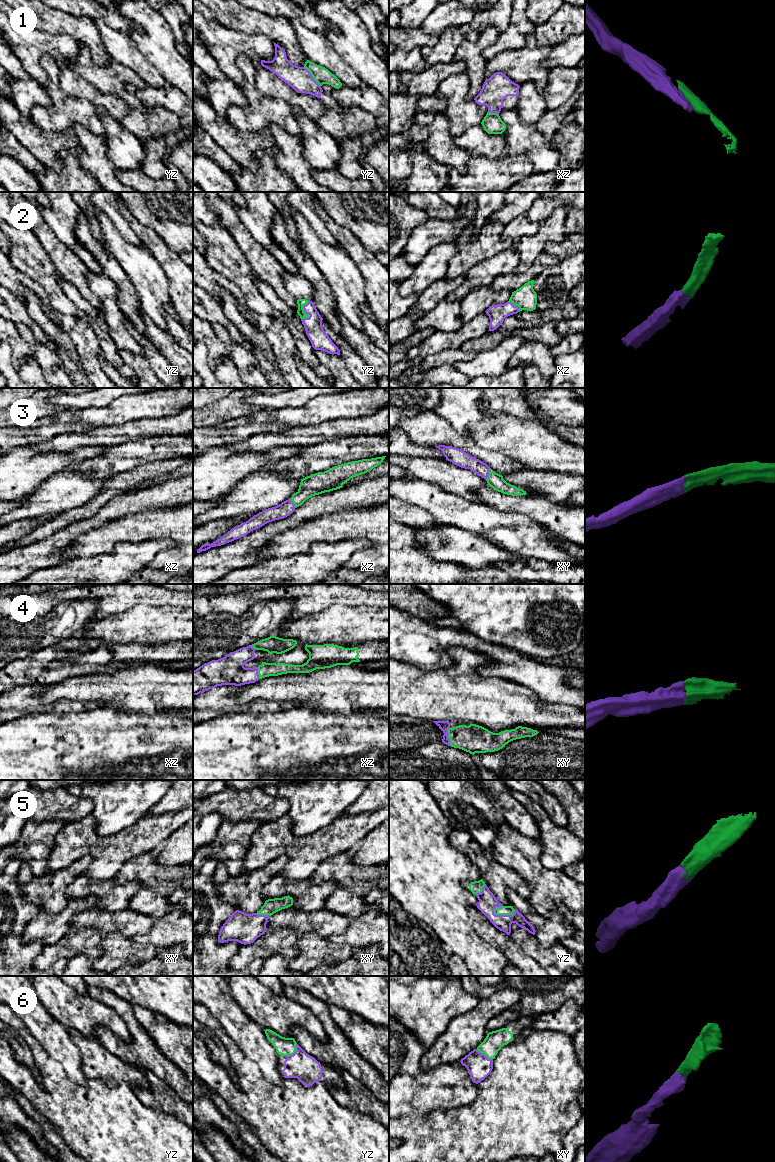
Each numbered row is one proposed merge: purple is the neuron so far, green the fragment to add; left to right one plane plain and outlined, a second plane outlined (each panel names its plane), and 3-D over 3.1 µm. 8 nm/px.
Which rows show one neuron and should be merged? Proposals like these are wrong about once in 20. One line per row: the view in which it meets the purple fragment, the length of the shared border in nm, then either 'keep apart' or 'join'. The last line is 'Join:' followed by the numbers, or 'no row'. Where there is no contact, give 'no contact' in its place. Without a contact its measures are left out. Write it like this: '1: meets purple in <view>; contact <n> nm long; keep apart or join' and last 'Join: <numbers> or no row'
1: meets purple in yz; contact 220 nm long; join
2: meets purple in yz; contact 160 nm long; join
3: meets purple in xy; contact 100 nm long; join
4: meets purple in xy; contact 150 nm long; join
5: meets purple in yz; contact 180 nm long; join
6: meets purple in yz; contact 140 nm long; join
Join: 1, 2, 3, 4, 5, 6

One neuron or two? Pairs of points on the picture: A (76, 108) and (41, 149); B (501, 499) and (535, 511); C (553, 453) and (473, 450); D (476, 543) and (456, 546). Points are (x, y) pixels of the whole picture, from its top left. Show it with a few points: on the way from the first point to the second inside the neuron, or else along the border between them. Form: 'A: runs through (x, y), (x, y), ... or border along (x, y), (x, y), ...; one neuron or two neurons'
A: border along (32, 120), (45, 132), (49, 133); two neurons
B: runs through (509, 503), (527, 505); one neuron
C: border along (474, 440), (478, 446), (495, 450), (516, 461); two neurons
D: runs through (471, 543), (468, 546), (461, 546); one neuron

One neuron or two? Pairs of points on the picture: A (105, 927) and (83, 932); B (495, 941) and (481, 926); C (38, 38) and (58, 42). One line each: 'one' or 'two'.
A: two
B: one
C: one

